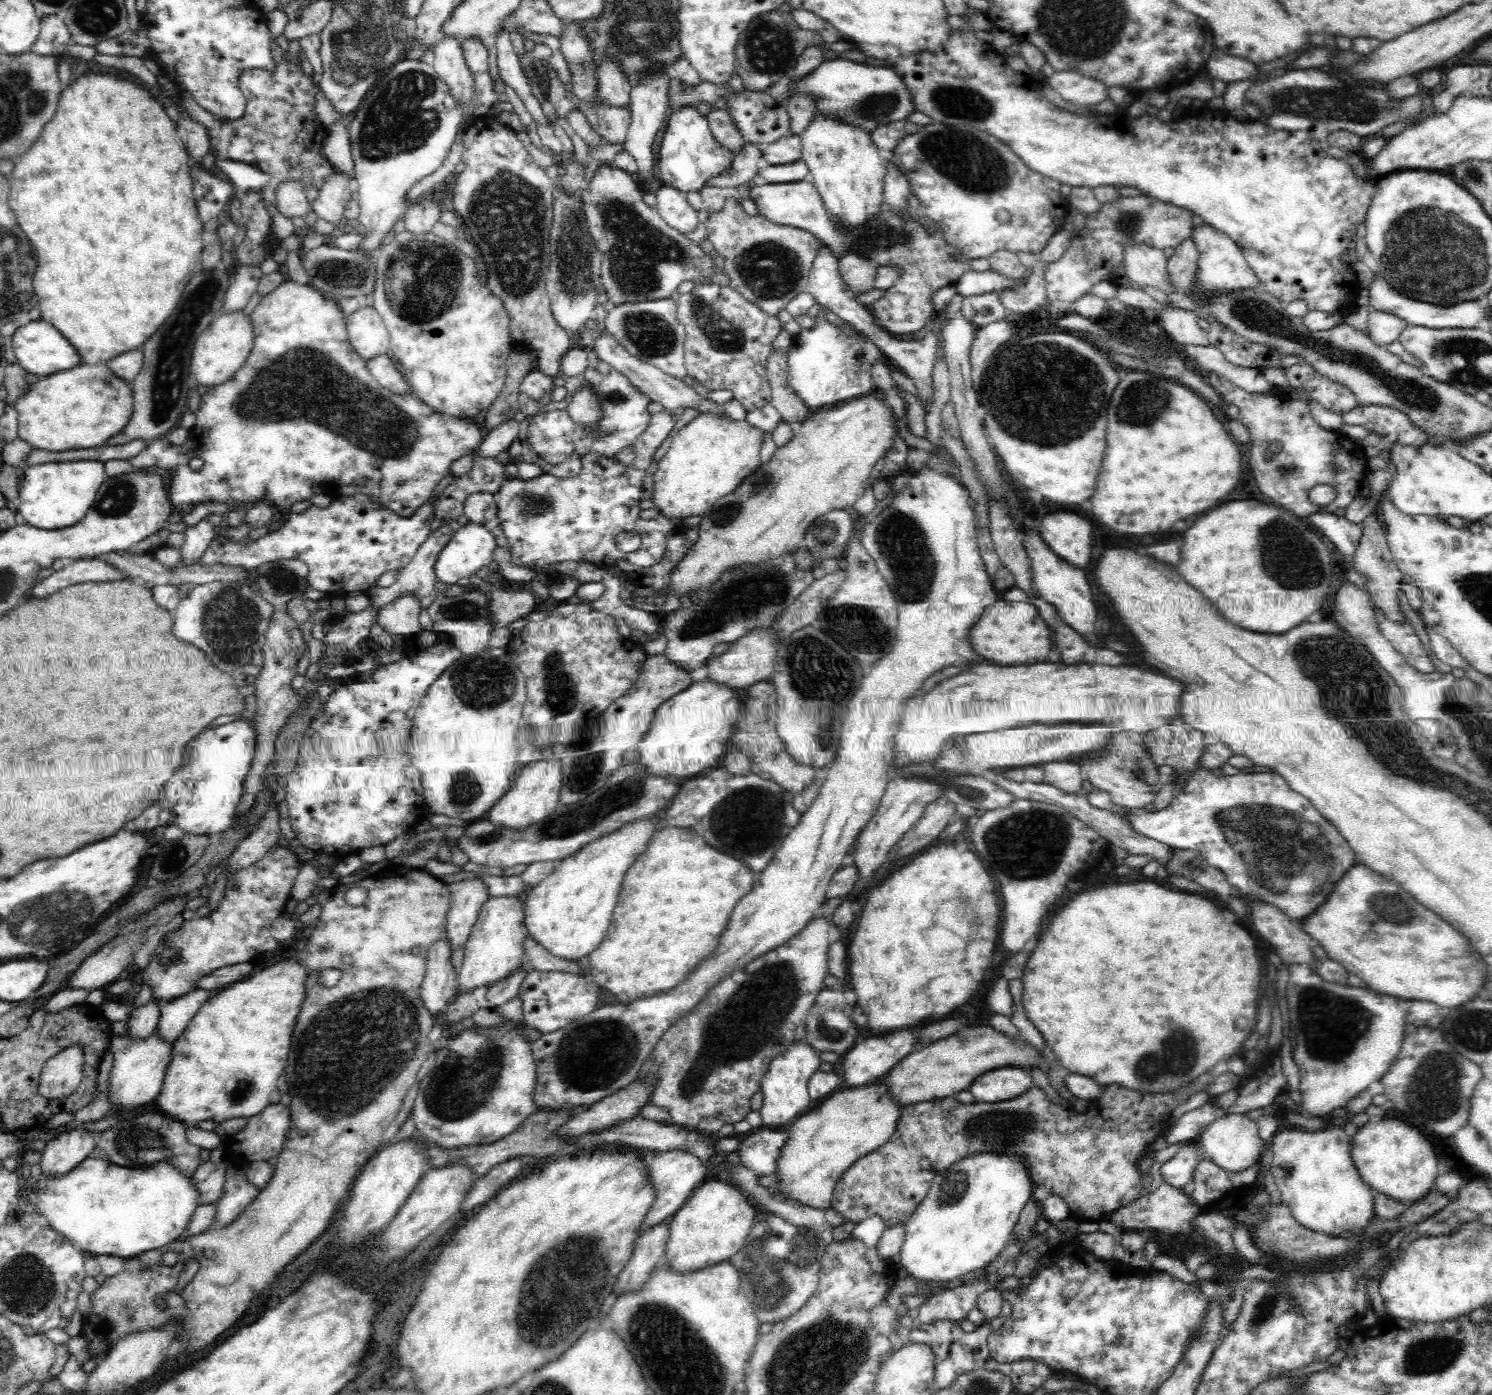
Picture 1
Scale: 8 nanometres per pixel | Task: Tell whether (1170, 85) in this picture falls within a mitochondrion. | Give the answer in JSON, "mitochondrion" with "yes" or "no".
{"mitochondrion":"no"}

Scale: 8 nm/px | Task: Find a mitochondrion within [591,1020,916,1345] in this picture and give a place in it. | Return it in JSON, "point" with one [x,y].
{"point":[772,1276]}

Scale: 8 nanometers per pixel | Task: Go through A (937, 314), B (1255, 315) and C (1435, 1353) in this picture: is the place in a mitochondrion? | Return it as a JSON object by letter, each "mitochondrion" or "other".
{"A":"other","B":"mitochondrion","C":"mitochondrion"}

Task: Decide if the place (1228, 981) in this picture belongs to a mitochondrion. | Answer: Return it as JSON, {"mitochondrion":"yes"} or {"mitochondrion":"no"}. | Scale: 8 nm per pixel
{"mitochondrion":"no"}

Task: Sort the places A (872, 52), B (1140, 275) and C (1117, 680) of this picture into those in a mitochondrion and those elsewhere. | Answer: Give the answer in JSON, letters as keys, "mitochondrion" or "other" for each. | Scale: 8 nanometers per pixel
{"A":"other","B":"other","C":"other"}

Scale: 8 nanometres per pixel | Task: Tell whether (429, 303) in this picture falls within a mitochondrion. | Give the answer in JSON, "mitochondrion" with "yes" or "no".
{"mitochondrion":"yes"}

